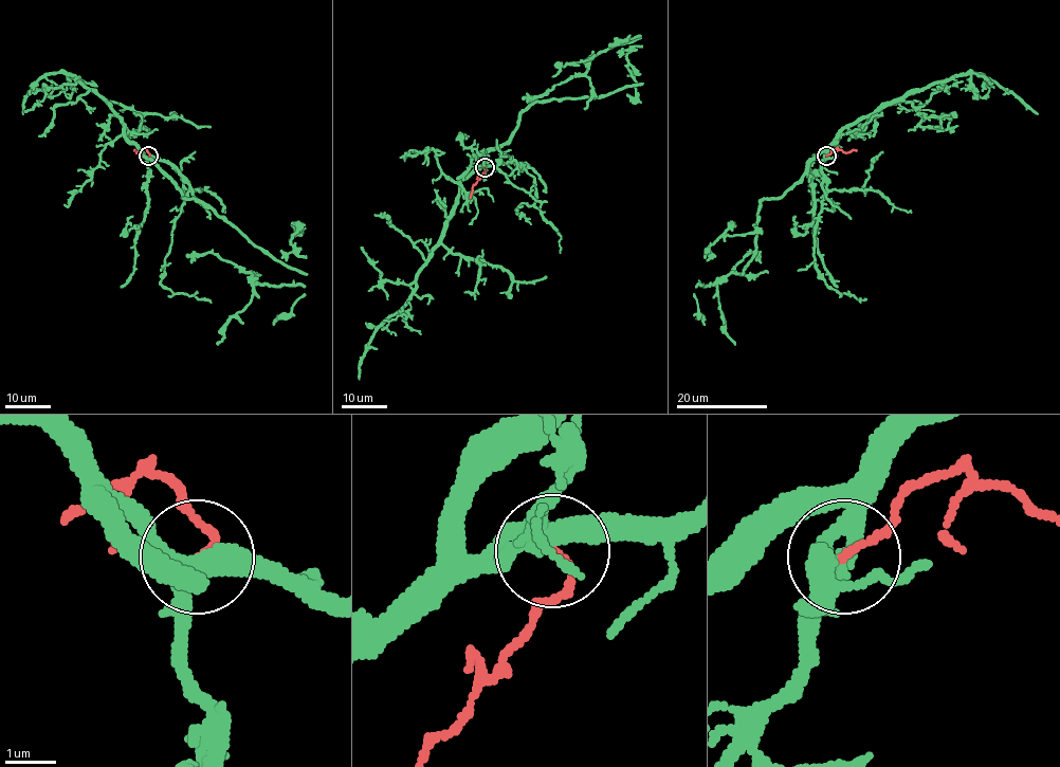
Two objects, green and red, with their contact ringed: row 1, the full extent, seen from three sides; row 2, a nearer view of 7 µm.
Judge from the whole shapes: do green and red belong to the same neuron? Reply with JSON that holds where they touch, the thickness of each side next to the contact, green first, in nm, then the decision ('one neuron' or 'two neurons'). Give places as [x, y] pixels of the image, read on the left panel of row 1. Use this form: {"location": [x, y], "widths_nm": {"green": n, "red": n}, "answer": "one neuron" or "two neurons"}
{"location": [148, 156], "widths_nm": {"green": 380, "red": 130}, "answer": "one neuron"}

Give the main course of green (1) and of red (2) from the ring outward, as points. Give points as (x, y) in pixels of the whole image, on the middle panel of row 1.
1: (485, 167), (534, 103), (608, 94), (594, 93), (587, 64), (629, 41), (626, 94)
2: (485, 167), (470, 198)

